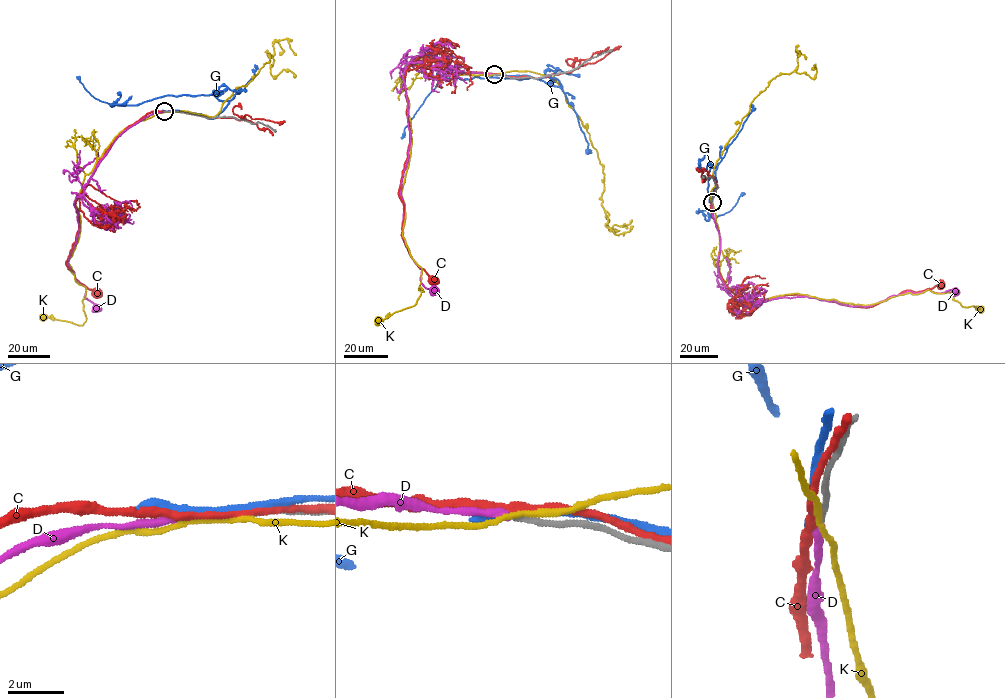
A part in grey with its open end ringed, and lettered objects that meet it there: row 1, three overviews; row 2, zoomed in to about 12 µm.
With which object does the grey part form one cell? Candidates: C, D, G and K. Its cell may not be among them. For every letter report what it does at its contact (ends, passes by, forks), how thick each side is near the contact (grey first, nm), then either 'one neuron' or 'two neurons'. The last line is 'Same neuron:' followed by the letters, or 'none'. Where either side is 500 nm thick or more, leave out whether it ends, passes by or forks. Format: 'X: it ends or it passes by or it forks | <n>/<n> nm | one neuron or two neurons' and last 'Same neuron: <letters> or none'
C: it passes by | 200/280 nm | two neurons
D: it ends | 180/240 nm | one neuron
G: it passes by | 220/300 nm | two neurons
K: it passes by | 240/190 nm | two neurons
Same neuron: D

